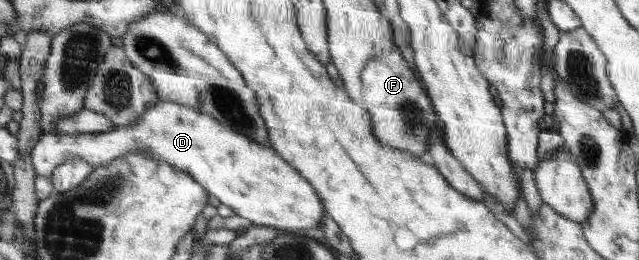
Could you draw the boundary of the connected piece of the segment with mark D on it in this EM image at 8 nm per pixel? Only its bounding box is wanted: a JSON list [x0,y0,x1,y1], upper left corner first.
[31,101,327,233]

